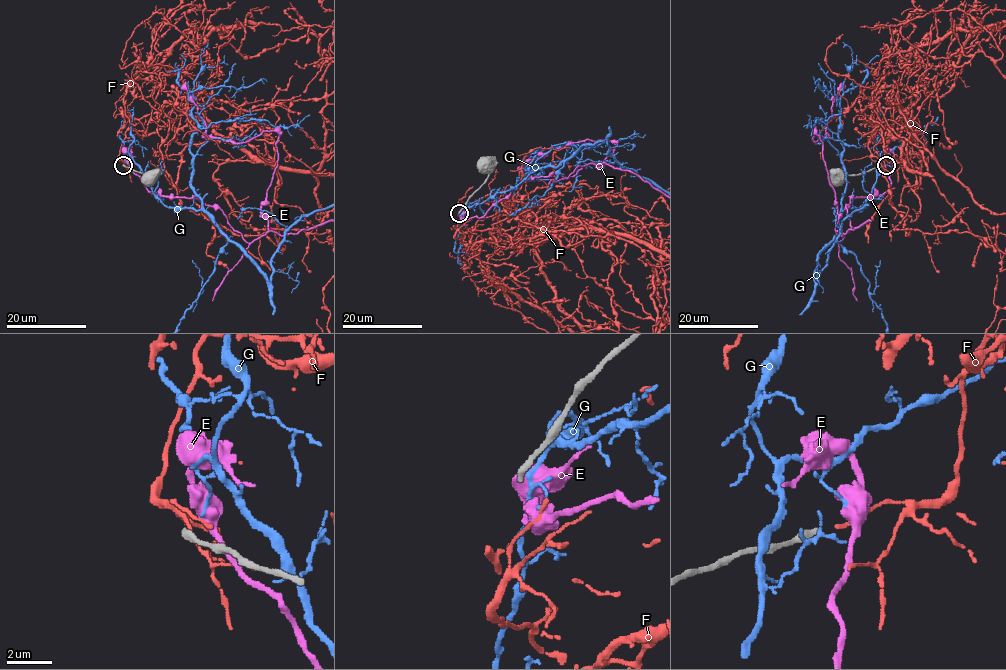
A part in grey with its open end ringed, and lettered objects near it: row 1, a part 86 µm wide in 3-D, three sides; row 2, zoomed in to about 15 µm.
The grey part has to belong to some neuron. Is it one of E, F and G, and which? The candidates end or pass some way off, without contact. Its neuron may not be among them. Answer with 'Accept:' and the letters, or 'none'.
Accept: none

